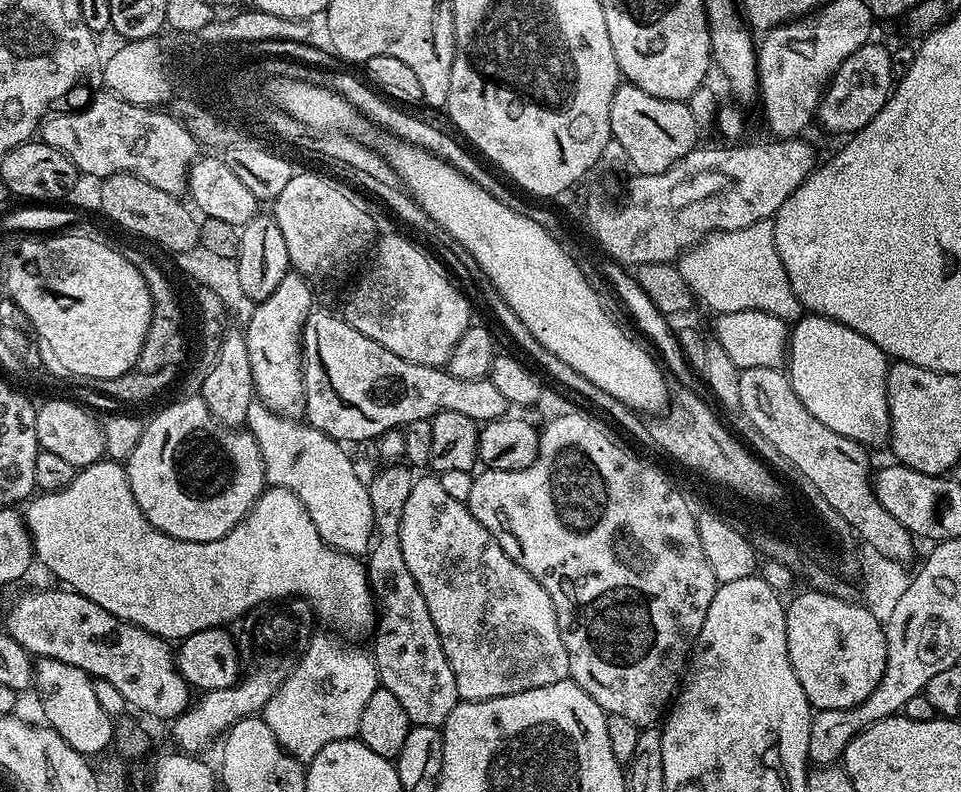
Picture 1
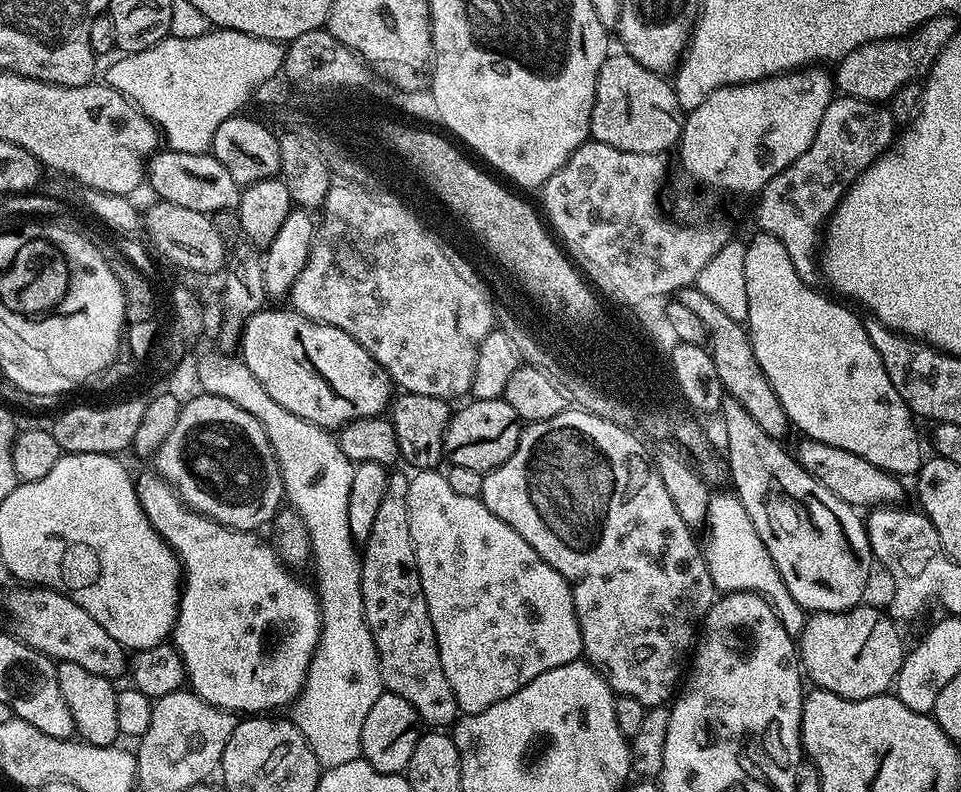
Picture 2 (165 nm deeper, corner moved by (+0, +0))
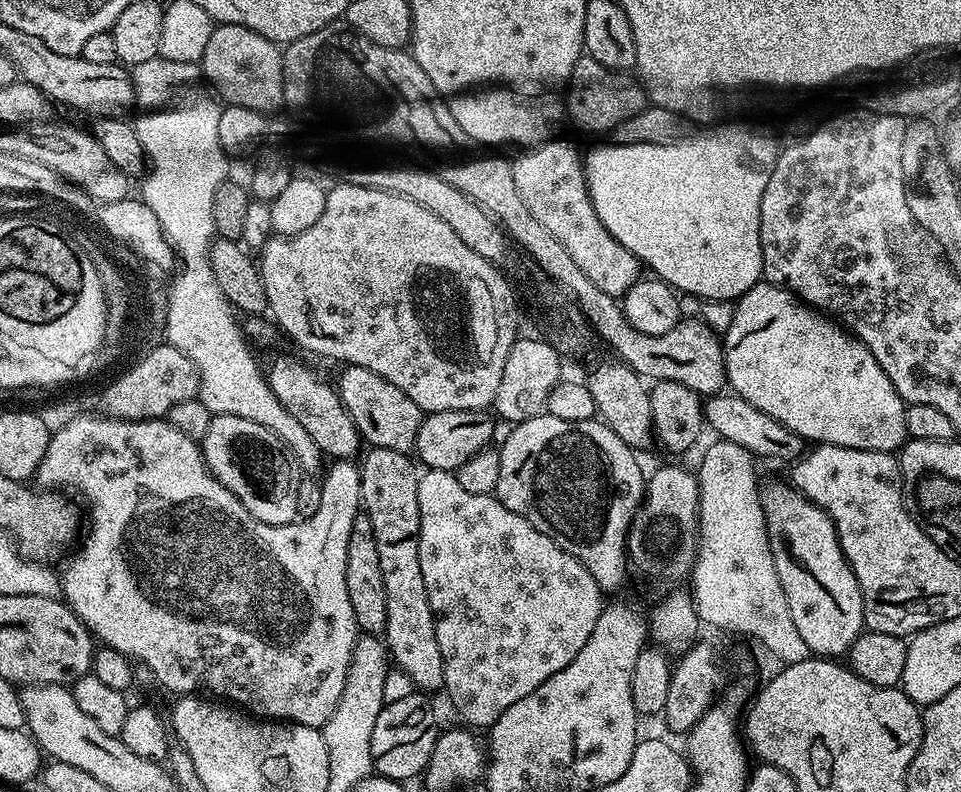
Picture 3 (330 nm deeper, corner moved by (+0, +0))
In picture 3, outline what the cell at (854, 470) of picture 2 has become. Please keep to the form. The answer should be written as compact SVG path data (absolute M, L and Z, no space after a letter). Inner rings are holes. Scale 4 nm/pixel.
M717 394L707 397L704 405L706 424L712 428L721 440L728 440L732 444L737 444L751 452L753 457L761 458L765 456L768 460L788 460L795 462L804 455L806 451L806 441L797 432L791 432L782 422L770 418L770 414L762 414L750 402L746 402L735 394Z

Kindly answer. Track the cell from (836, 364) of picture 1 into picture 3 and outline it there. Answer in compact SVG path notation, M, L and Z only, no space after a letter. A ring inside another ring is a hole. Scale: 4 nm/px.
M761 282L754 285L750 290L746 290L746 294L742 294L739 300L735 301L732 321L728 329L722 333L722 343L724 346L724 365L728 375L727 387L735 395L741 396L746 402L750 402L750 406L762 410L762 414L770 414L770 418L782 422L782 426L786 426L791 432L797 432L799 436L804 437L805 441L815 442L817 445L833 444L843 448L895 453L903 448L909 439L906 430L904 399L900 397L898 390L894 390L890 378L886 378L886 370L882 370L882 366L878 366L874 354L870 354L867 346L861 340L856 339L851 331L845 330L835 319L829 318L823 311L817 310L793 296L787 288L779 288L773 284Z

